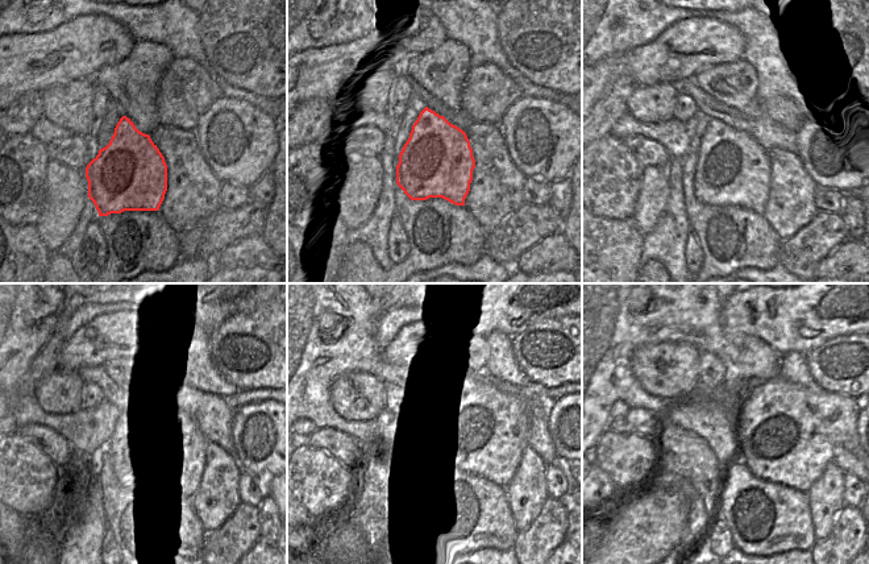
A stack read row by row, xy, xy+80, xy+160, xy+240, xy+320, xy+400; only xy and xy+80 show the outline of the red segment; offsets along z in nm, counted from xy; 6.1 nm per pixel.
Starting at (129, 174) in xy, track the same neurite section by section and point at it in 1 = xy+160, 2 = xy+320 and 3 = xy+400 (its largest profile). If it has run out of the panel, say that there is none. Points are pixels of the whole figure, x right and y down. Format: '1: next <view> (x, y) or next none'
1: next xy+160 (734, 169)
2: next xy+320 (481, 436)
3: next xy+400 (789, 434)

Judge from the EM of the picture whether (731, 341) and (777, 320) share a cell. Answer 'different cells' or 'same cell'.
different cells

